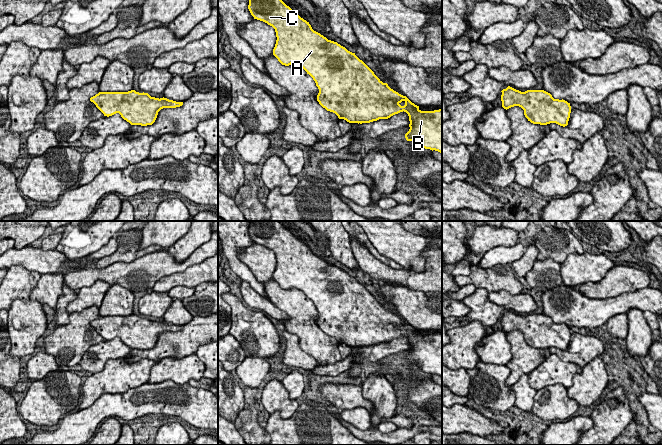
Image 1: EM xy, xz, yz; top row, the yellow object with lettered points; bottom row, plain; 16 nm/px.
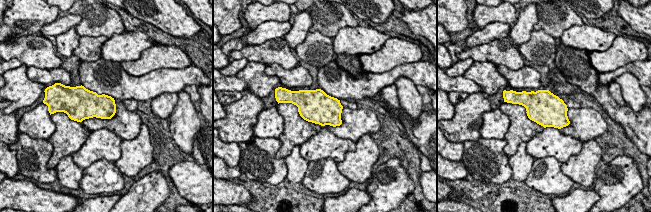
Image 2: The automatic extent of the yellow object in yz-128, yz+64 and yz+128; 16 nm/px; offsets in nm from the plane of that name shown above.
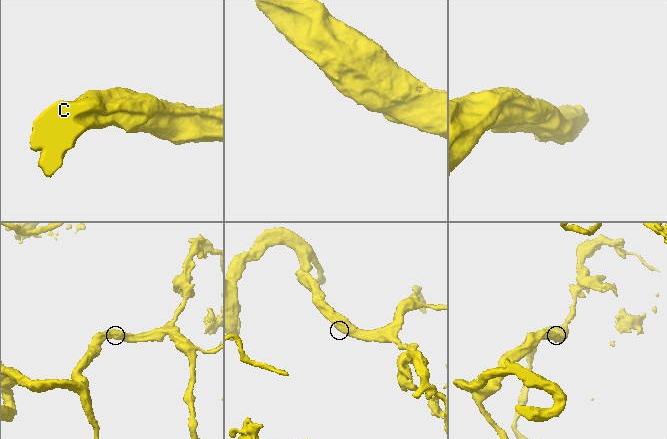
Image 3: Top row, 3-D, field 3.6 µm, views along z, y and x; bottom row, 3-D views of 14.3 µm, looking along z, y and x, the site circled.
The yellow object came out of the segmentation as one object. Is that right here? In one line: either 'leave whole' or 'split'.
leave whole

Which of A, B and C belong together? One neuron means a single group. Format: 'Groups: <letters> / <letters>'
Groups: A B C

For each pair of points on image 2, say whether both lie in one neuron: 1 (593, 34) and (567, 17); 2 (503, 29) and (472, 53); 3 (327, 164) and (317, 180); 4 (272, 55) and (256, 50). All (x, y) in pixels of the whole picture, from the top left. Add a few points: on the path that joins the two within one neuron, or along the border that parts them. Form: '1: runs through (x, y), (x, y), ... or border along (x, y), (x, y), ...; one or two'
1: border along (583, 23), (571, 25), (559, 38); two
2: border along (507, 36), (466, 48); two
3: runs through (327, 168), (321, 176); one
4: runs through (268, 53), (260, 53); one

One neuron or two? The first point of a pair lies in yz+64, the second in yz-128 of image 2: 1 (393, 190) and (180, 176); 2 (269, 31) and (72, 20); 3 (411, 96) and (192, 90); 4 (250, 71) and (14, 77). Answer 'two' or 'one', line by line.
1: two
2: one
3: two
4: one

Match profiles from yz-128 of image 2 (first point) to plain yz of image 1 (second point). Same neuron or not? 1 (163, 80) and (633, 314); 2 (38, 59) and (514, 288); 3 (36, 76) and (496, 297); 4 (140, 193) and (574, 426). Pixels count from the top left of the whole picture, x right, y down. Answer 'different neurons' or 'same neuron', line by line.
1: different neurons
2: same neuron
3: same neuron
4: different neurons

